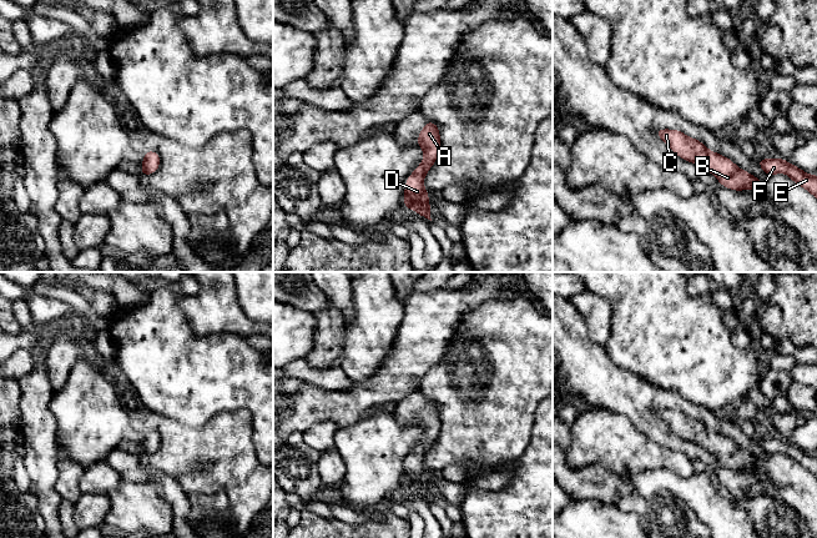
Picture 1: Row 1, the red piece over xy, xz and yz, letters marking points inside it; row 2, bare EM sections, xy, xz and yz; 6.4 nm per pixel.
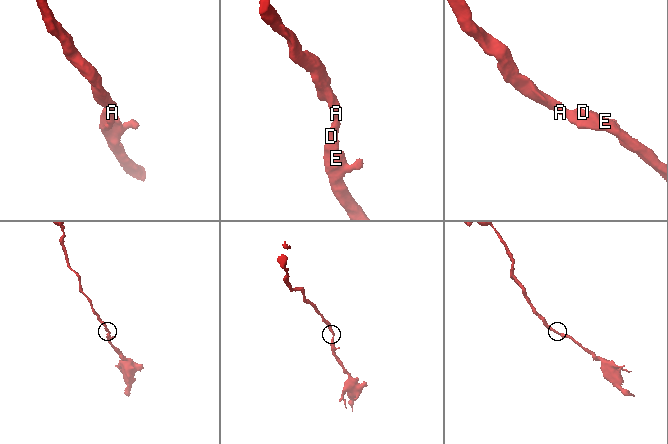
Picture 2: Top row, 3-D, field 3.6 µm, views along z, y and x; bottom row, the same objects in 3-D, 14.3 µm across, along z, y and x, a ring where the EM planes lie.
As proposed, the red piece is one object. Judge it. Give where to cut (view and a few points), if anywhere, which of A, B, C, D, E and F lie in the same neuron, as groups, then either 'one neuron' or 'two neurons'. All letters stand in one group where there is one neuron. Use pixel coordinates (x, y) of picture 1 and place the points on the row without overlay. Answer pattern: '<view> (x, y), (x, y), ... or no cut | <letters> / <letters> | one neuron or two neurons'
no cut | A B C D E F | one neuron

